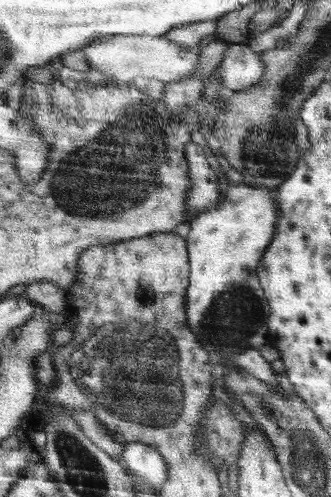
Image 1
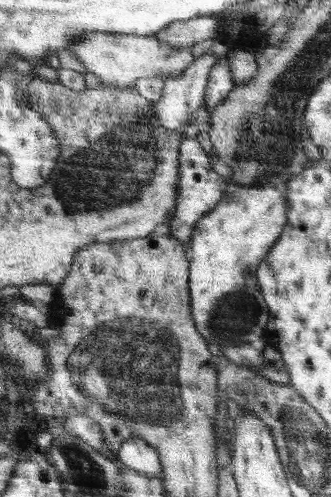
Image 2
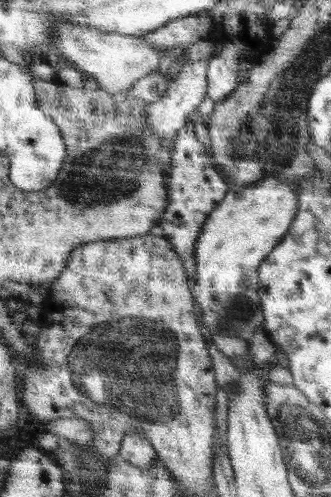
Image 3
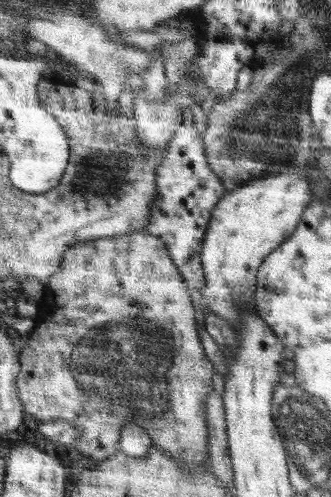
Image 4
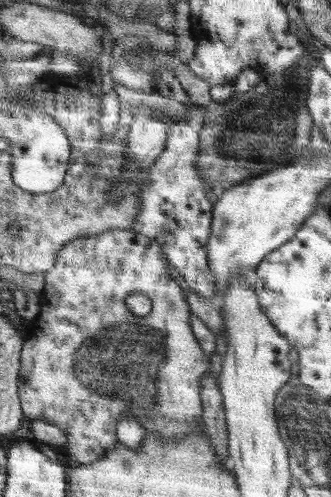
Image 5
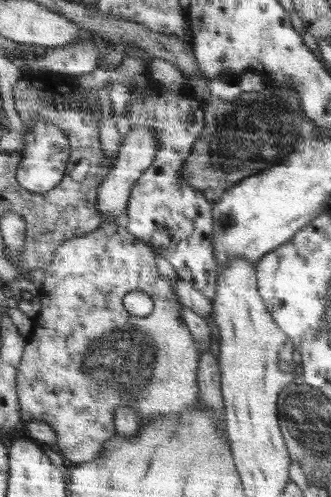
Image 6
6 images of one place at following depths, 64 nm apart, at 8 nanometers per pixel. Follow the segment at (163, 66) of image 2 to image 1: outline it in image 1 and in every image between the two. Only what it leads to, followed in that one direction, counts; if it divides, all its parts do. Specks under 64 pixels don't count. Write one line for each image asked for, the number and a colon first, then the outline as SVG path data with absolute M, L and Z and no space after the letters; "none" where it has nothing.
1: M113 36L91 42L83 48L91 70L99 70L109 76L109 82L133 84L139 78L163 80L167 84L181 82L197 74L201 52L197 48L183 48L171 42L167 36Z

